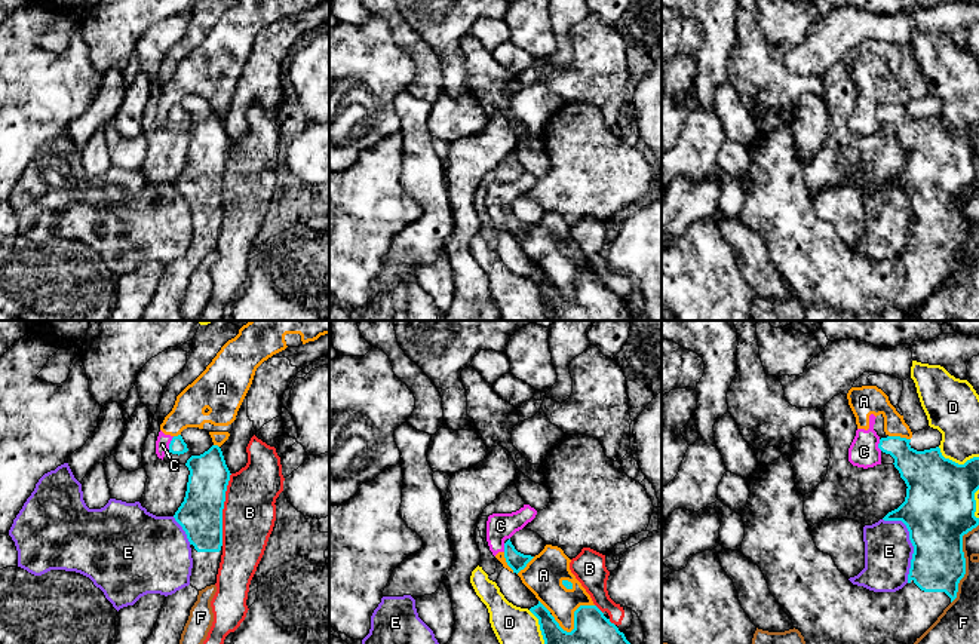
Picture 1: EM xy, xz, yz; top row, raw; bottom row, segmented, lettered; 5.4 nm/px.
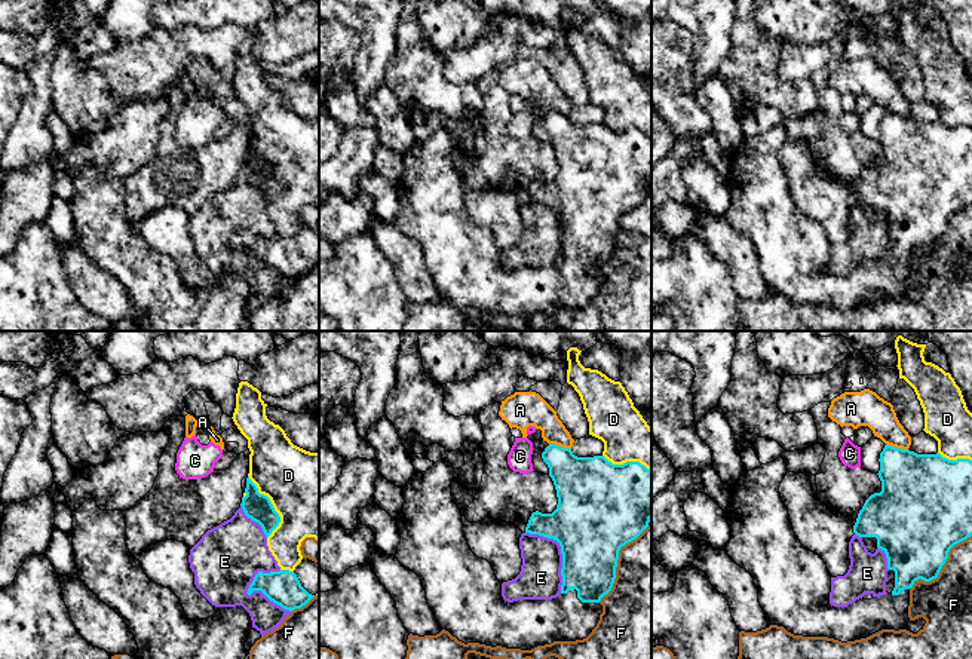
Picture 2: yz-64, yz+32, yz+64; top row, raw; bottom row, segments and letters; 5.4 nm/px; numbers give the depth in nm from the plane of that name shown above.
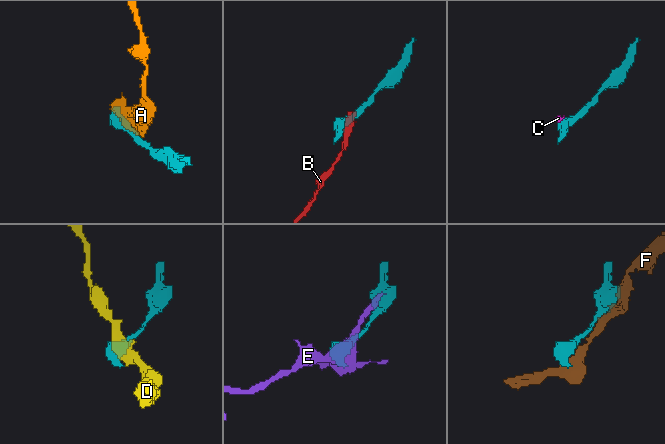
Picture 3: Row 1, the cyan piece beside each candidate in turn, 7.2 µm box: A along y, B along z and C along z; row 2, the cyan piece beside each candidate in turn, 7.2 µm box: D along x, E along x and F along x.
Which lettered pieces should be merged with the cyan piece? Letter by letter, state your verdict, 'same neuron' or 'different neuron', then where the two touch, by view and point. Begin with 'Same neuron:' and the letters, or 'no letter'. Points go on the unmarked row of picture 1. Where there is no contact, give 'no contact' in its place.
Same neuron: no letter
A: different neuron; contact xz (574, 290)
B: different neuron; contact xy (223, 175)
C: different neuron; contact xy (169, 112)
D: different neuron; contact yz (957, 131)
E: different neuron; contact yz (911, 209)
F: different neuron; contact yz (964, 230)

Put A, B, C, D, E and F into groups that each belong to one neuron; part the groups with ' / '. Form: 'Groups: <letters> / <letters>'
Groups: A C / B / D / E / F

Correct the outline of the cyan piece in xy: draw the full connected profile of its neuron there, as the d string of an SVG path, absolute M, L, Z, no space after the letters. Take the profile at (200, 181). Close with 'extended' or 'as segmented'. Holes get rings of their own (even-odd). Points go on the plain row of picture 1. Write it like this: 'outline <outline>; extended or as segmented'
outline M212 113L200 123L191 123L184 169L175 180L191 215L190 252L197 258L217 251L222 223L222 177L230 138L222 119Z; extended

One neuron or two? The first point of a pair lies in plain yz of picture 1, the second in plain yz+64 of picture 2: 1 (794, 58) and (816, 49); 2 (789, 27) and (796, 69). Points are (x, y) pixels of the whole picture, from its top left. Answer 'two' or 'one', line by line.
1: one
2: two

